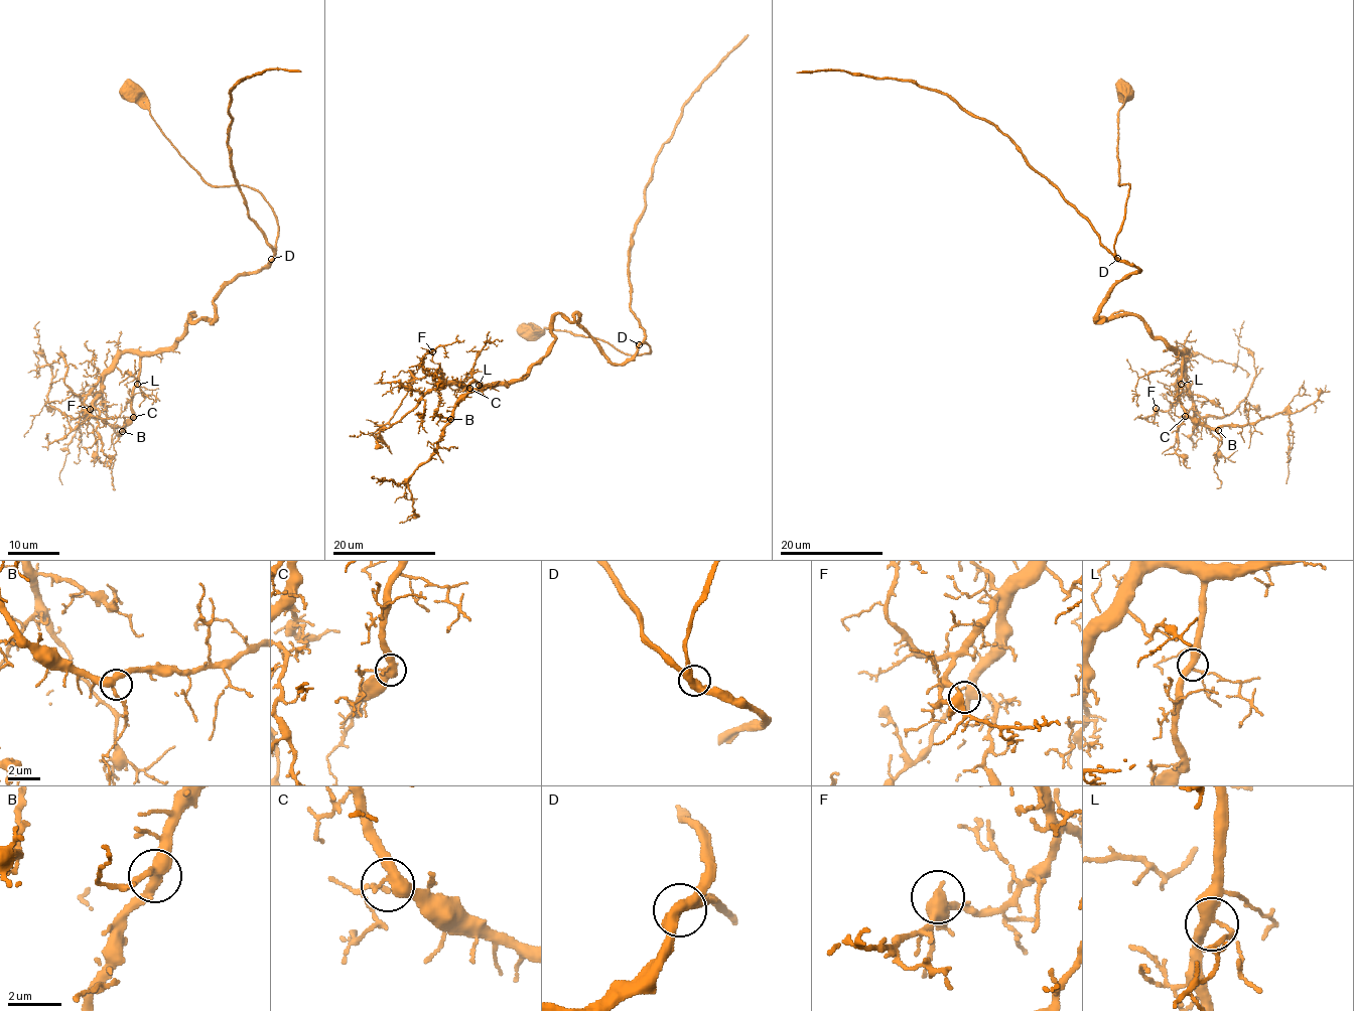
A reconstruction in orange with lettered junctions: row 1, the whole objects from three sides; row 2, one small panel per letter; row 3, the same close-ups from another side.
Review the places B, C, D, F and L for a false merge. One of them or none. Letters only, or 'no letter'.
no letter

